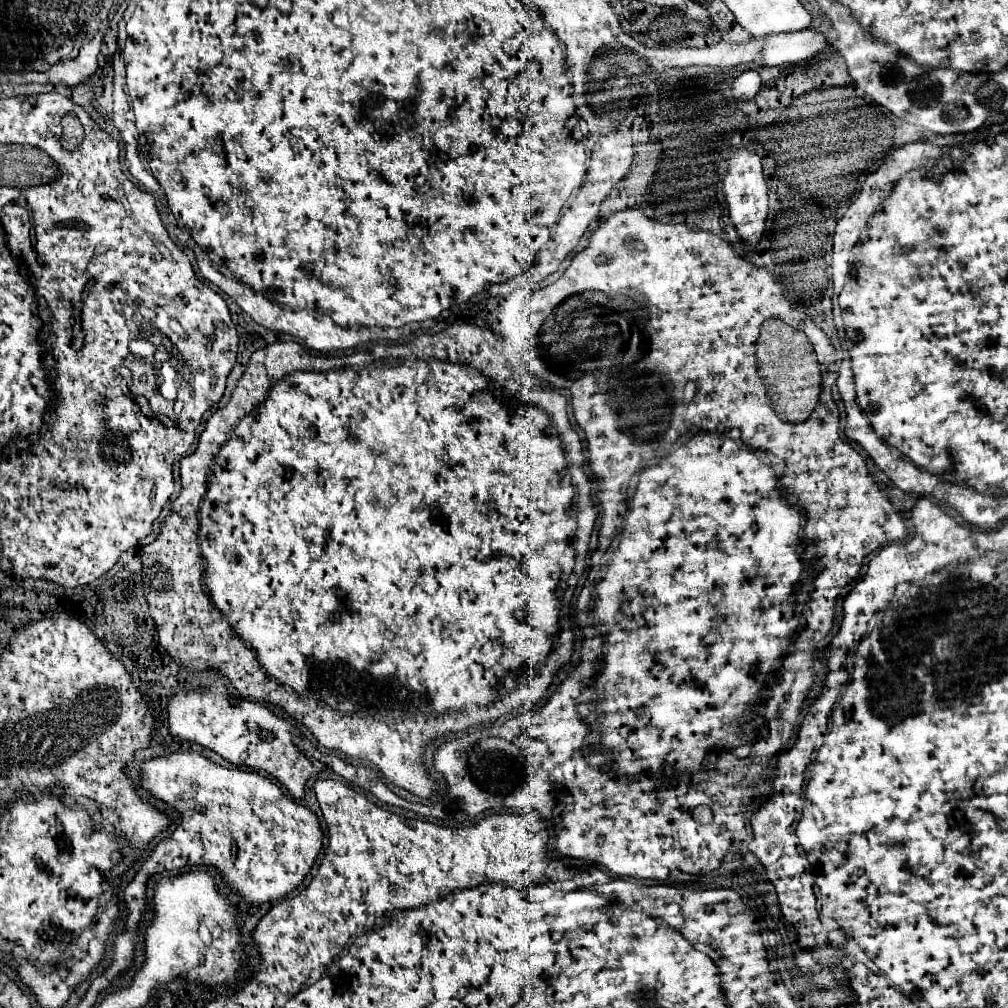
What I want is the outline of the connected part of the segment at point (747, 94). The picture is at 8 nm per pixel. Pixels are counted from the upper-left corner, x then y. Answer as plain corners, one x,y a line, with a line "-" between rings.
745,71
733,79
731,91
735,101
751,101
755,99
757,91
761,89
761,77
757,71

